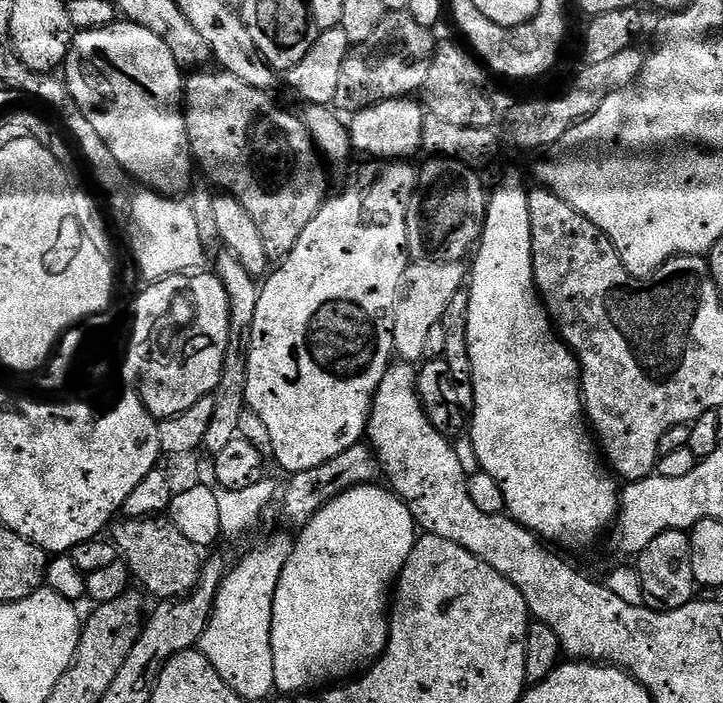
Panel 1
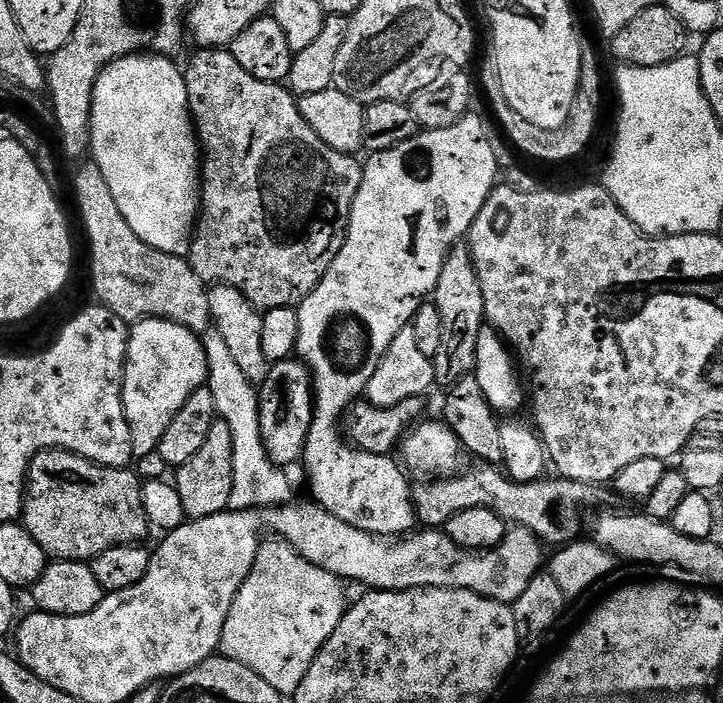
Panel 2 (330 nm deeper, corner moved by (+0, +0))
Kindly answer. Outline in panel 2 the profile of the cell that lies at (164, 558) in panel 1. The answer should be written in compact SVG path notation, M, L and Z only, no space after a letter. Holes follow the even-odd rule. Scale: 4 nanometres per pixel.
M45 448L33 456L24 474L22 523L34 542L42 546L45 557L53 561L88 562L113 544L140 542L150 532L146 510L142 506L141 487L140 477L128 468L107 468L105 464L96 464L62 448Z

